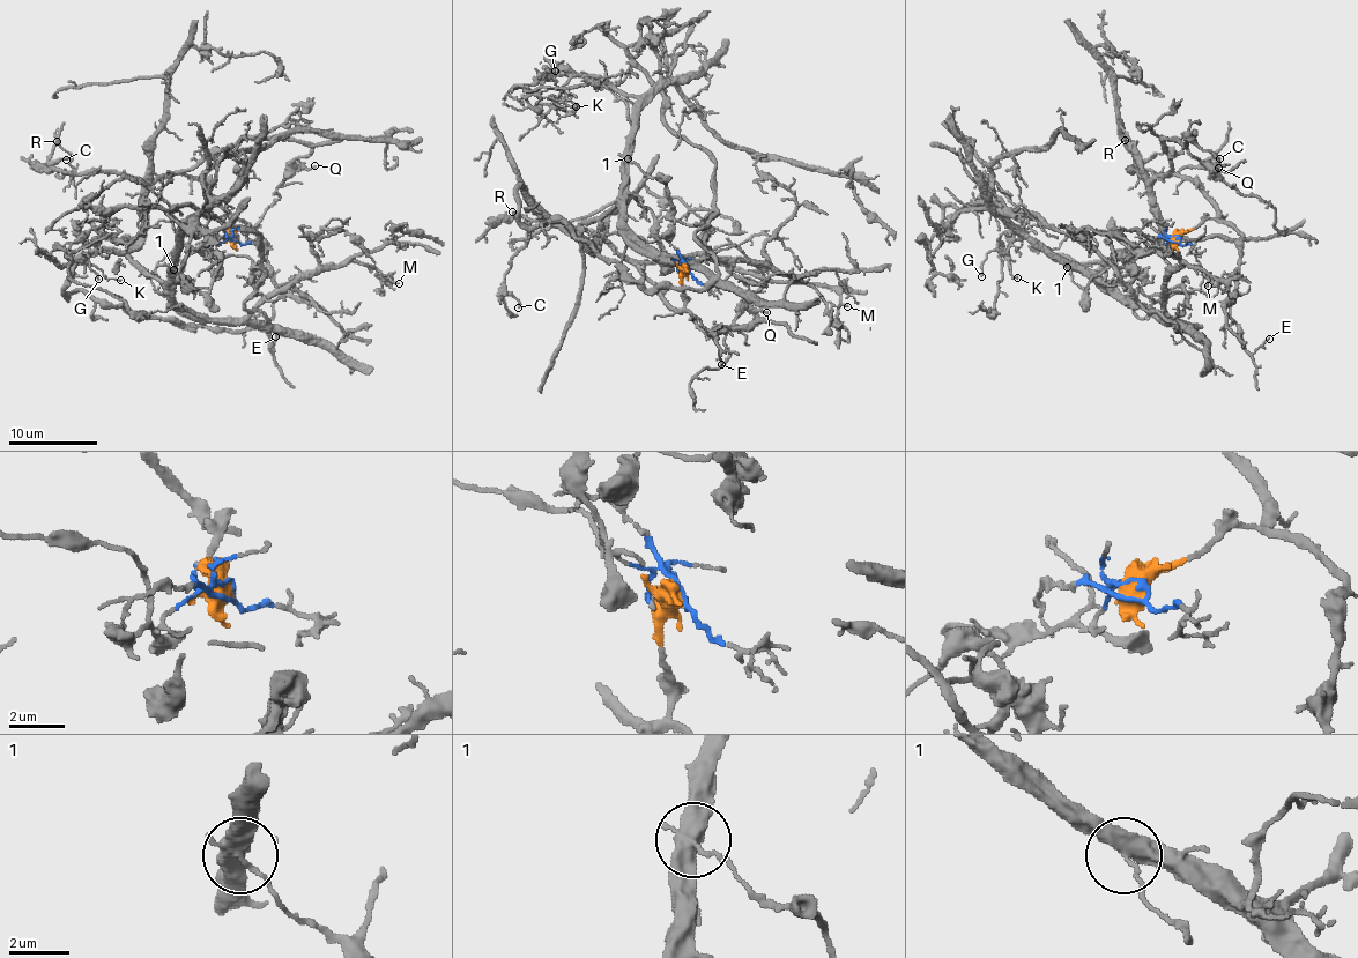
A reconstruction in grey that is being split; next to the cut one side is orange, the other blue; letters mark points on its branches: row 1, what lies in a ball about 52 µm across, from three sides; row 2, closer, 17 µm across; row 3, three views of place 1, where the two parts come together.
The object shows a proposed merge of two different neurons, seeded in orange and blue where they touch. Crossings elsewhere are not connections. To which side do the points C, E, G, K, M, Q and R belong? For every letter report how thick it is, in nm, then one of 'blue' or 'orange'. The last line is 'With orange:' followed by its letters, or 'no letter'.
C: calibre 120 nm; orange
E: calibre 110 nm; orange
G: calibre 120 nm; blue
K: calibre 110 nm; blue
M: calibre 120 nm; blue
Q: calibre 140 nm; orange
R: calibre 100 nm; orange
With orange: C, E, Q, R

